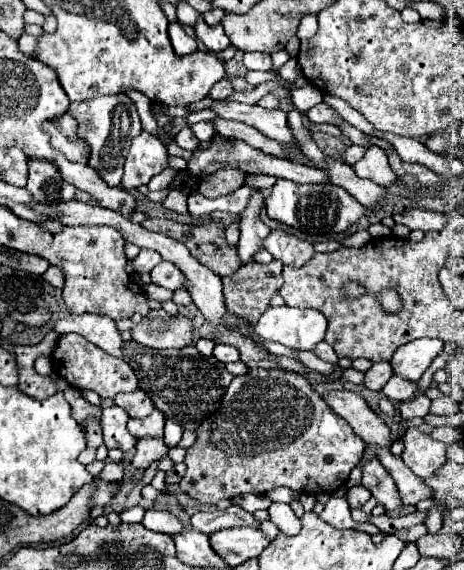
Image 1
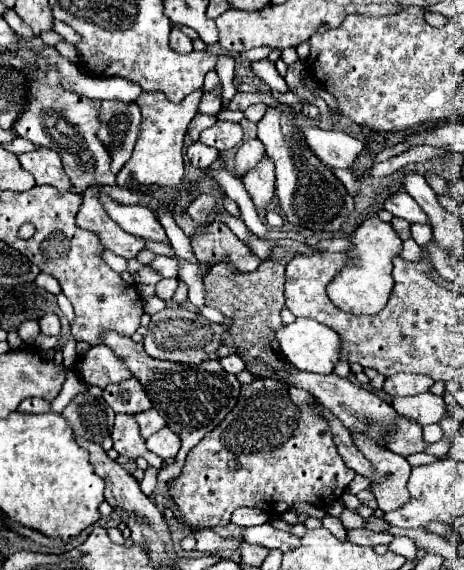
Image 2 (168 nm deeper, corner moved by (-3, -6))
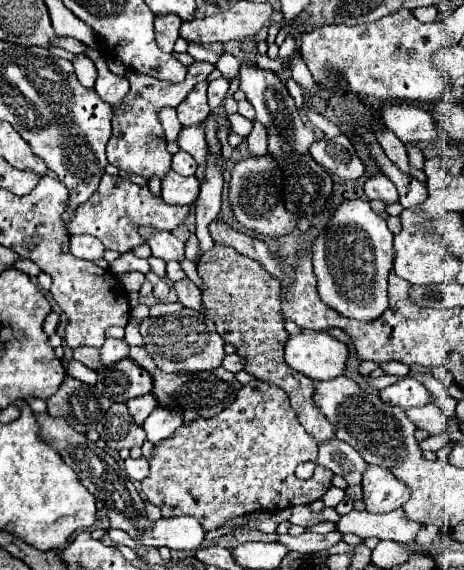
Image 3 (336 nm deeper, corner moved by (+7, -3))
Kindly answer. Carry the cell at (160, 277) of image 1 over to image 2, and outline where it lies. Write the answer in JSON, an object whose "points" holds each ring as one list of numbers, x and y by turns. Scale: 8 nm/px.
{"points":[[162,278,158,284,156,284,156,296,160,296,162,300,170,300,176,292,176,278]]}

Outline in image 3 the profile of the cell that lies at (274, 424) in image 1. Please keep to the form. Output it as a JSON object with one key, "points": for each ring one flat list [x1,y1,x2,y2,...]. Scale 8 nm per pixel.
{"points":[[250,381,240,391,234,403,224,409,220,415,210,417,206,421,192,421,190,425,182,425,176,429,174,437,162,441,154,447,154,455,150,459,150,473,142,479,142,491,148,501,162,509,162,517,194,517,206,529,218,529,228,517,268,511,276,513,294,505,310,505,318,501,332,485,334,473,326,467,316,467,310,479,298,479,294,475,296,467,306,461,316,461,318,443,306,433,306,429,298,423,296,413,290,407,288,395,270,383]]}

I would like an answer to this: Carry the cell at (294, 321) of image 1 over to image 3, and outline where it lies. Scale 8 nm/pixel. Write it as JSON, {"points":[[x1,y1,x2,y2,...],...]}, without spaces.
{"points":[[304,329,286,339,284,357,294,371,314,381,328,381,344,373,348,347,326,331]]}

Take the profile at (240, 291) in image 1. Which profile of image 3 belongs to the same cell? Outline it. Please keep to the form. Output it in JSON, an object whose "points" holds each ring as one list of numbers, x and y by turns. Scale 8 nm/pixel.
{"points":[[214,245,214,249,202,255,196,267,204,283,204,315,214,321,220,337,236,347,236,353,246,361,244,371,254,379,278,385,282,391,286,391,292,401,292,409,298,415,298,421,318,443,334,439,334,427,314,405,314,381,302,373,296,373,284,361,284,339,288,337,288,333,282,325,284,317,280,311,280,281,272,273,266,273,266,269,258,261,222,245]]}

